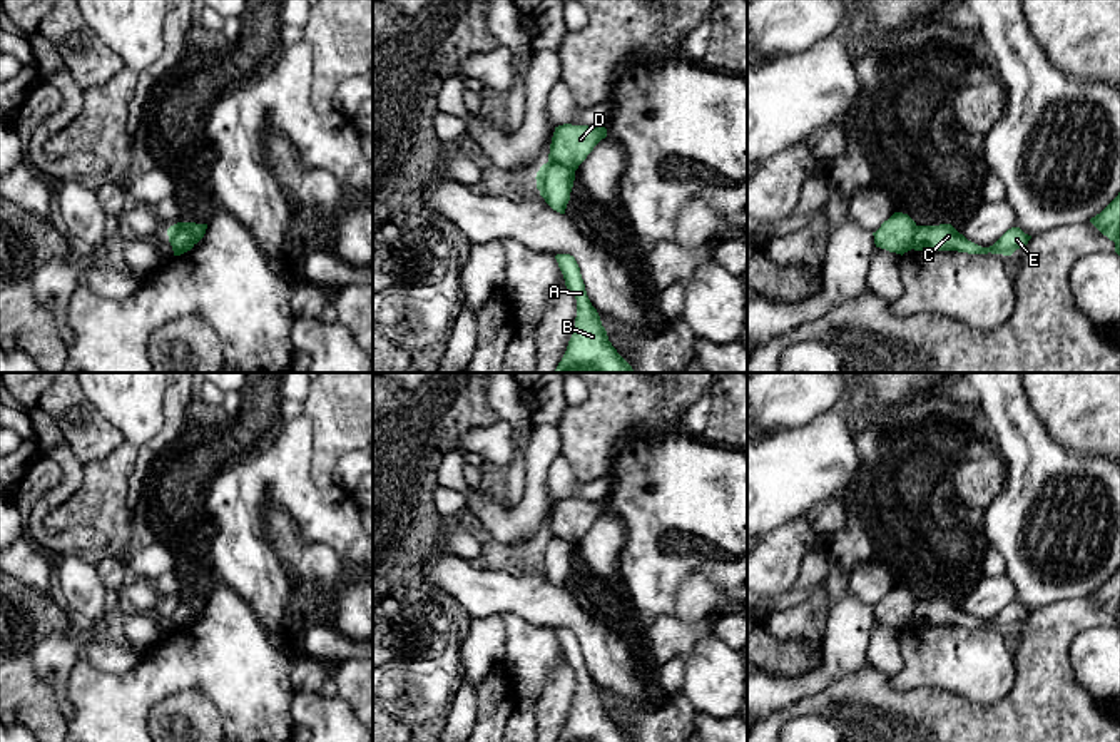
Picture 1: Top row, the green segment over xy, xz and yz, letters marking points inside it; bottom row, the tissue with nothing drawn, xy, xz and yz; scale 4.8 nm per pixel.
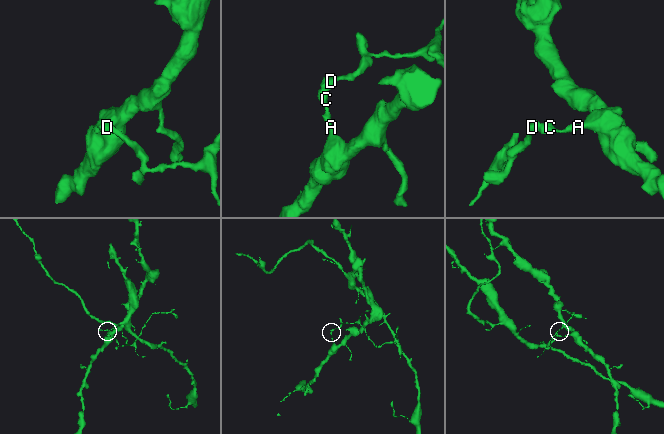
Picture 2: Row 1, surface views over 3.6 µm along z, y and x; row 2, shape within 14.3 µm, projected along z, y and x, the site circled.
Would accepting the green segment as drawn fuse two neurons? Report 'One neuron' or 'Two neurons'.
Two neurons

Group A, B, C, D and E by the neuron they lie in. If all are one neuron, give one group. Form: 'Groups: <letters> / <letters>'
Groups: A B C E / D

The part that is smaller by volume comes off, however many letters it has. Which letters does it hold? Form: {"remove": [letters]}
{"remove": ["D"]}

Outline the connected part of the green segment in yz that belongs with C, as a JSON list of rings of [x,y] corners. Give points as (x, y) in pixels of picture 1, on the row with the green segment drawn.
[[[951,224],[918,226],[913,237],[913,249],[1011,256],[1016,249],[1026,246],[1030,239],[1031,236],[1025,234],[1020,227],[1011,227],[993,246],[981,247],[968,241]]]

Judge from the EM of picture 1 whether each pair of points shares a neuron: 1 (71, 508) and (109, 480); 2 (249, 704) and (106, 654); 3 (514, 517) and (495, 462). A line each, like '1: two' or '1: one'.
1: one
2: two
3: two

